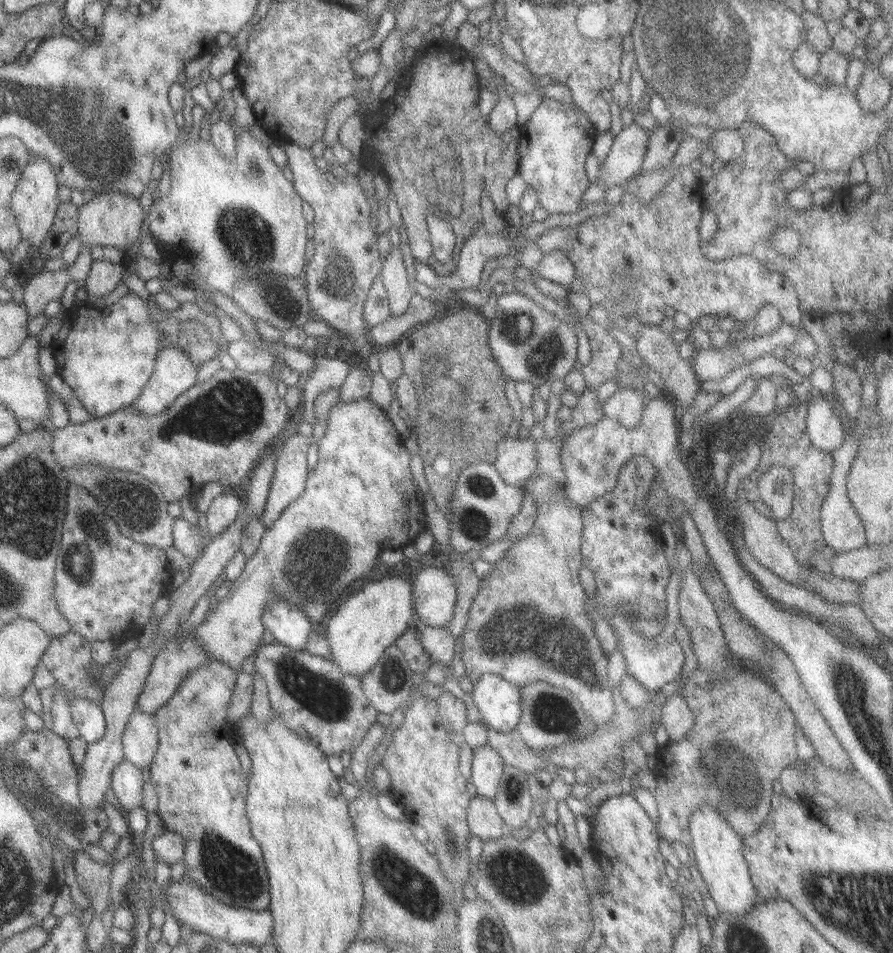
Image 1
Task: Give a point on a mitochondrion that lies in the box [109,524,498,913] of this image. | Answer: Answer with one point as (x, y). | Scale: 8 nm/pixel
(229, 869)

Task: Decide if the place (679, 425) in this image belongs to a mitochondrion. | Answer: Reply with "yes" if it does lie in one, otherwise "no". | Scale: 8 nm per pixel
no

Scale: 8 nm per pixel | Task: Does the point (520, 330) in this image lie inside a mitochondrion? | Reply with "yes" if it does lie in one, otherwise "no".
yes

